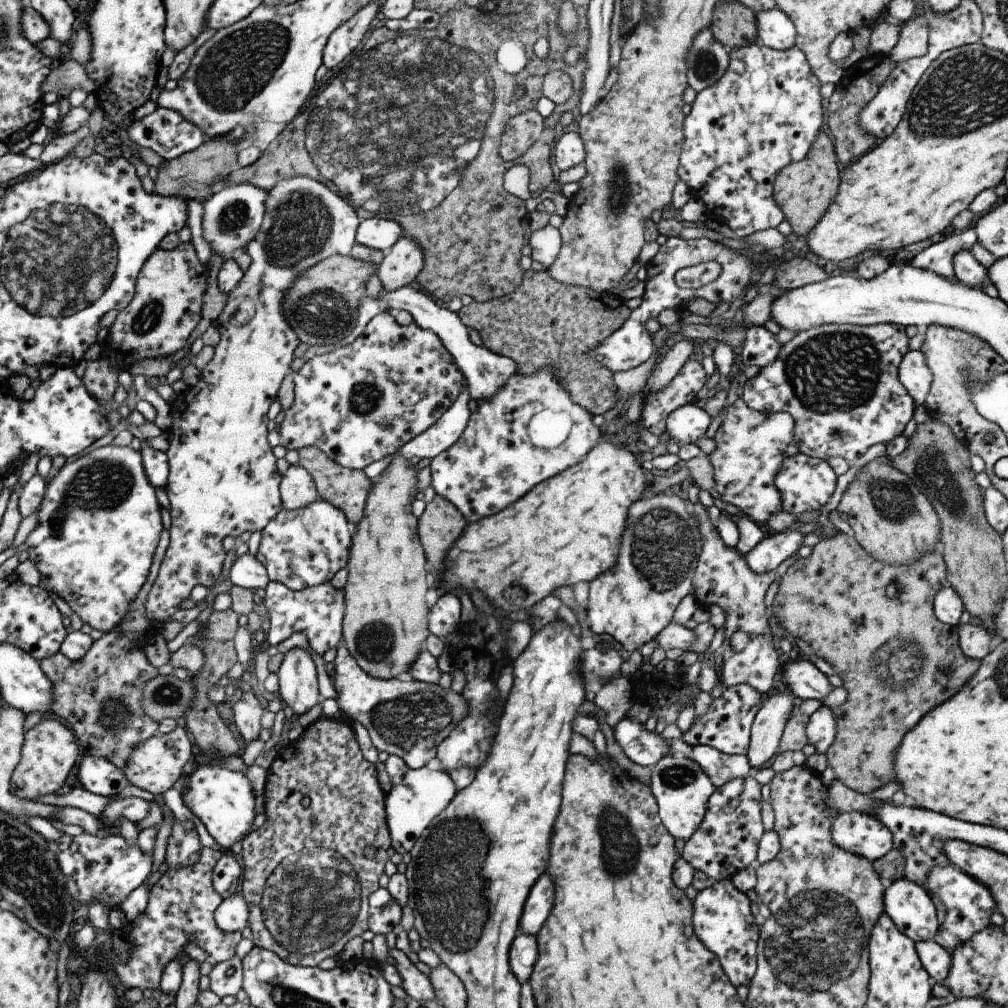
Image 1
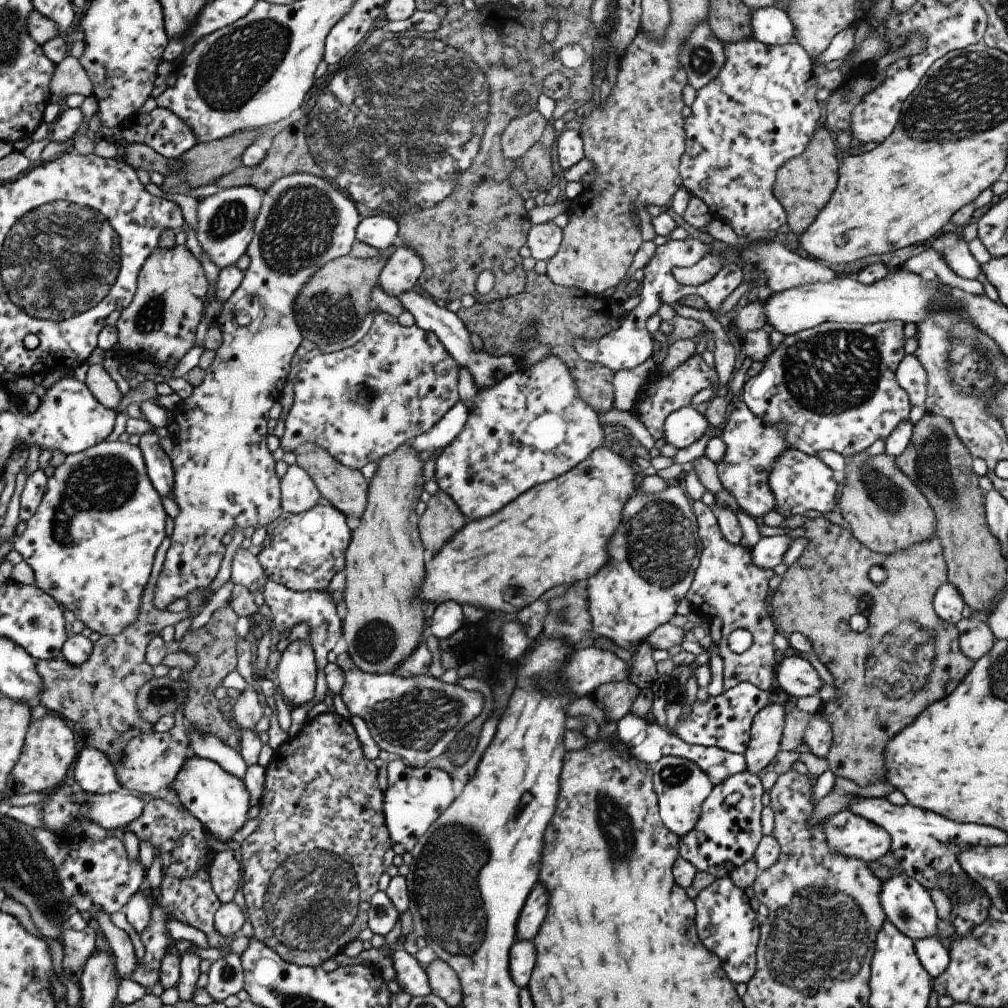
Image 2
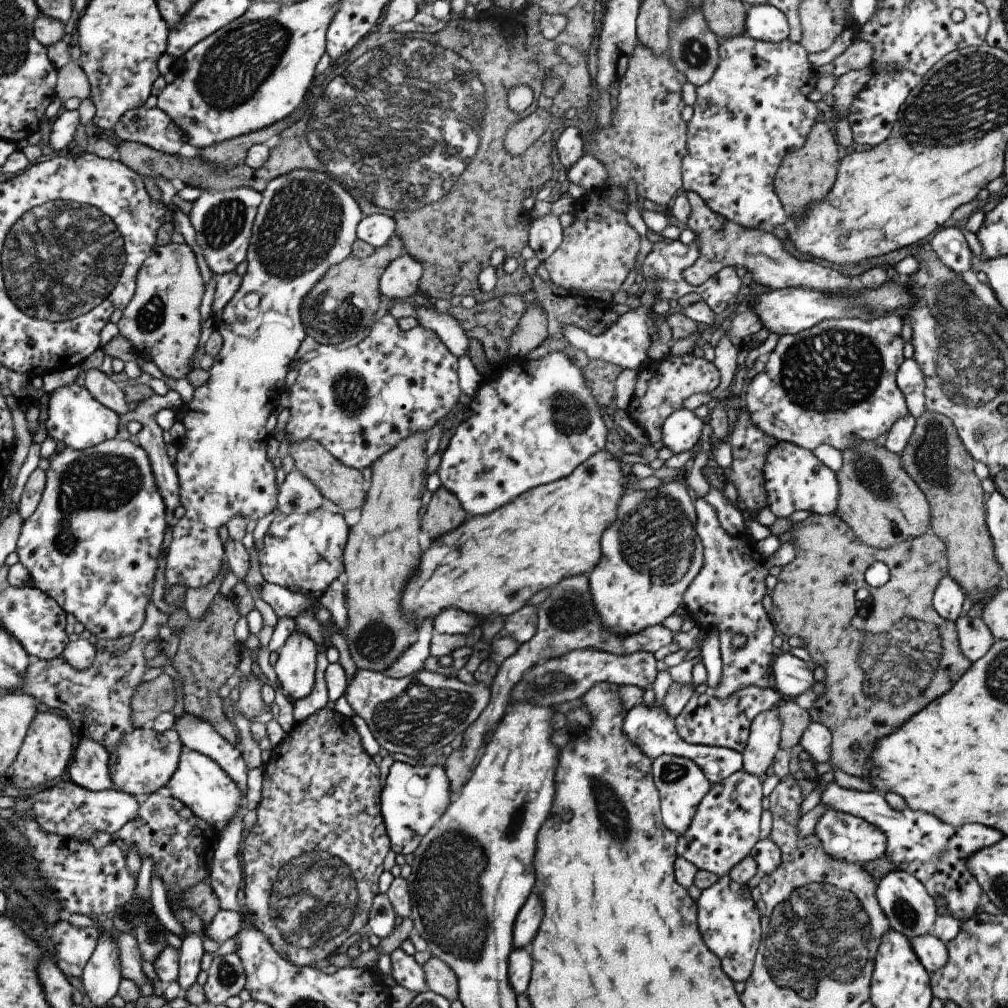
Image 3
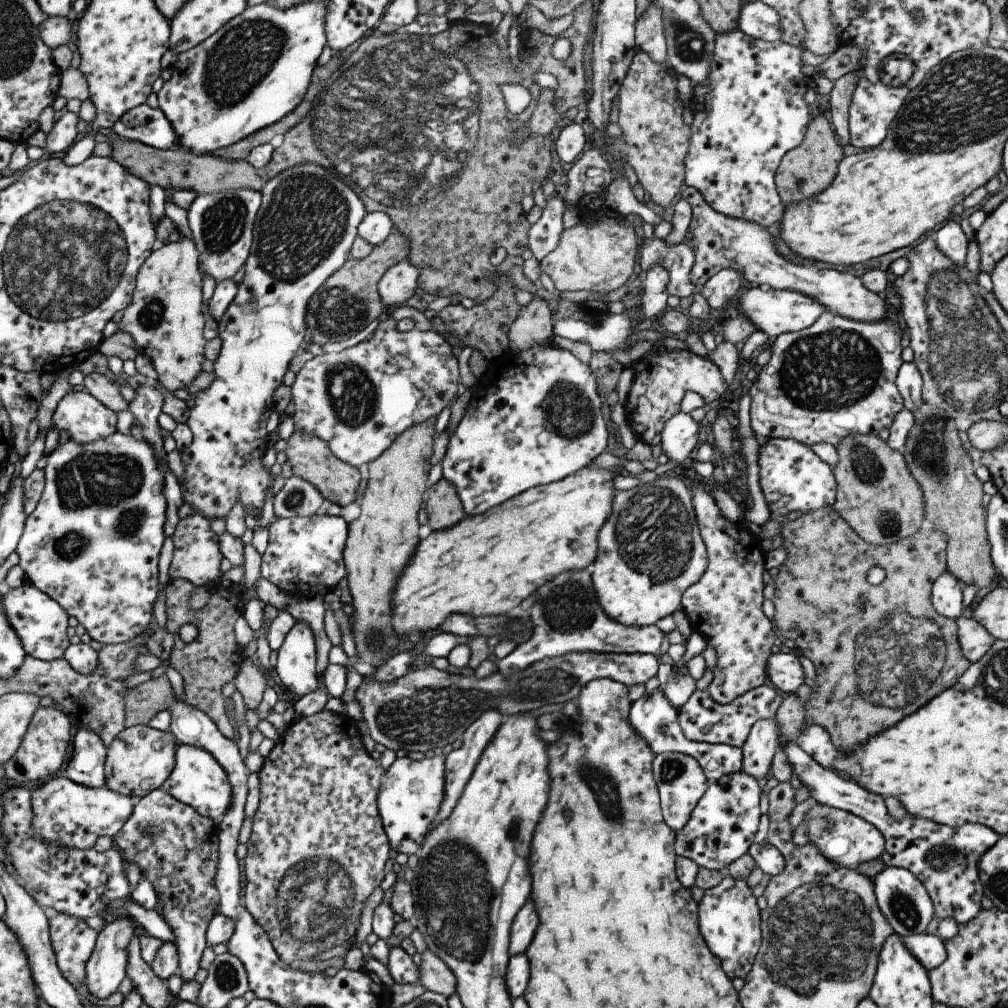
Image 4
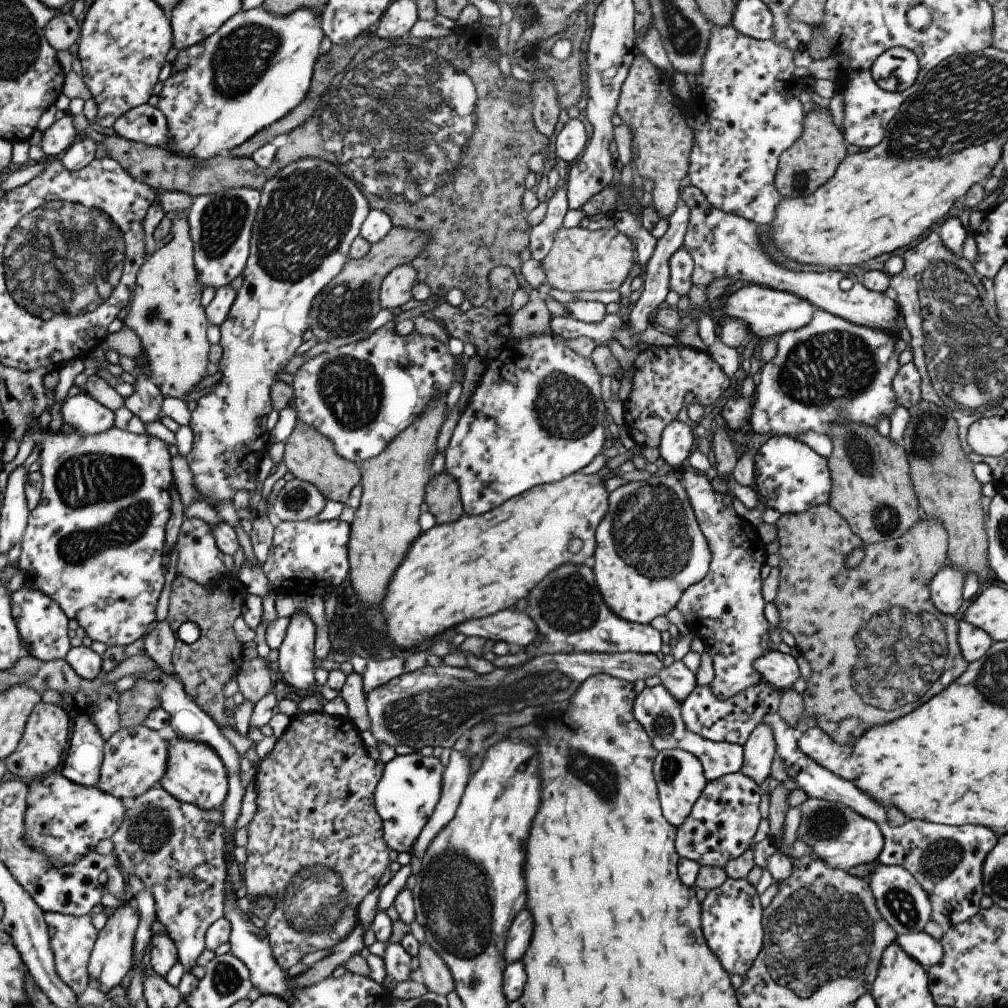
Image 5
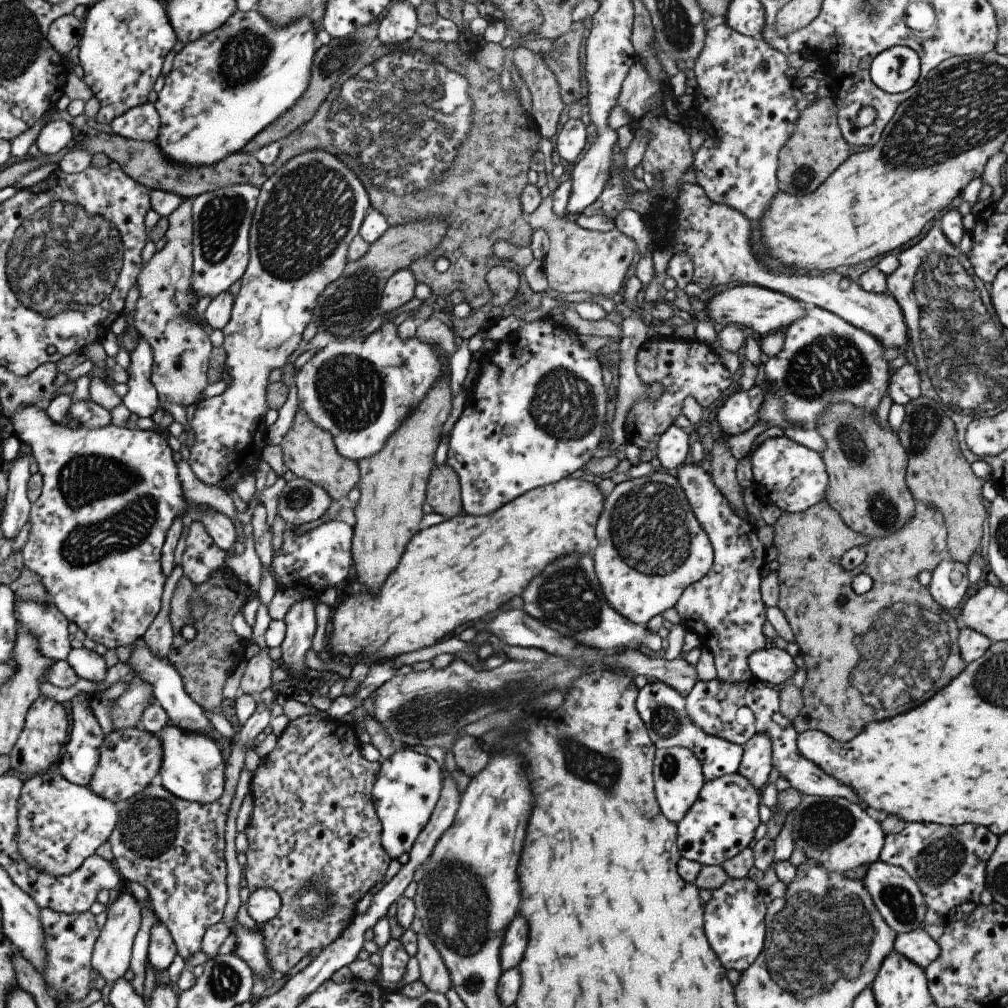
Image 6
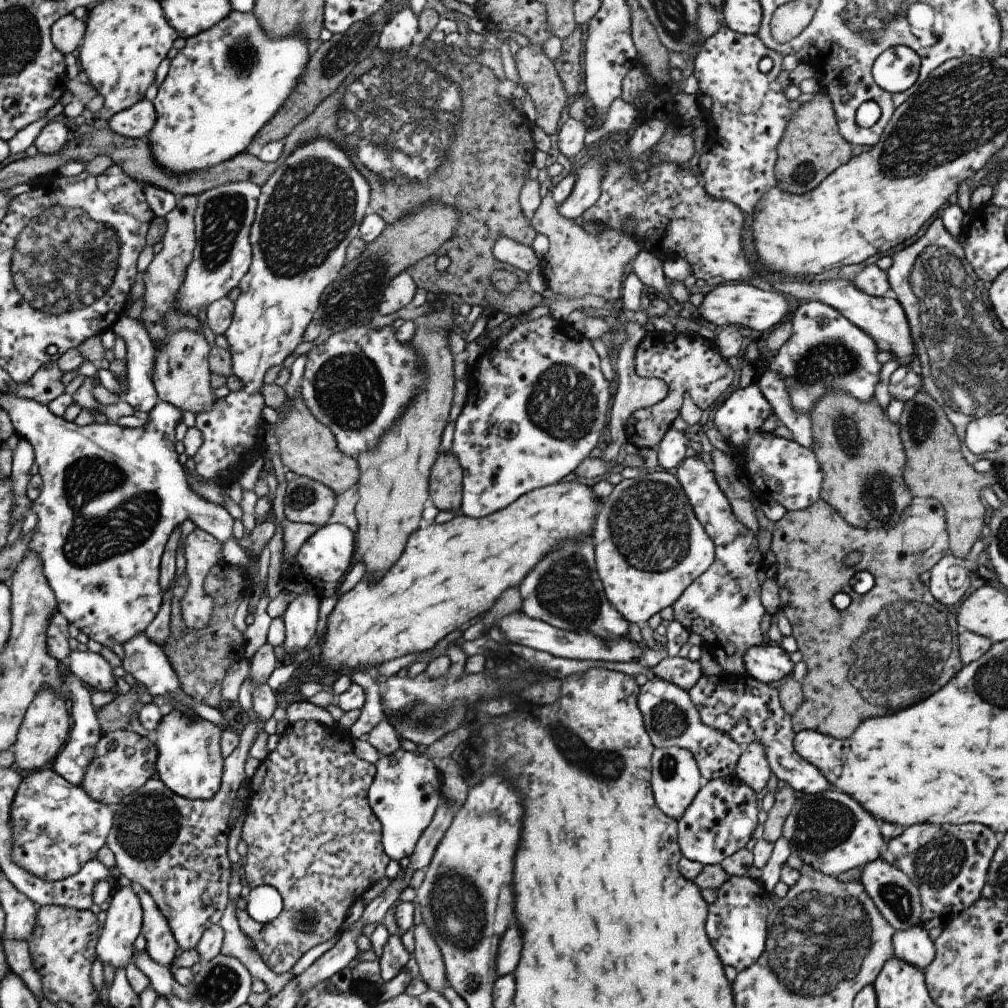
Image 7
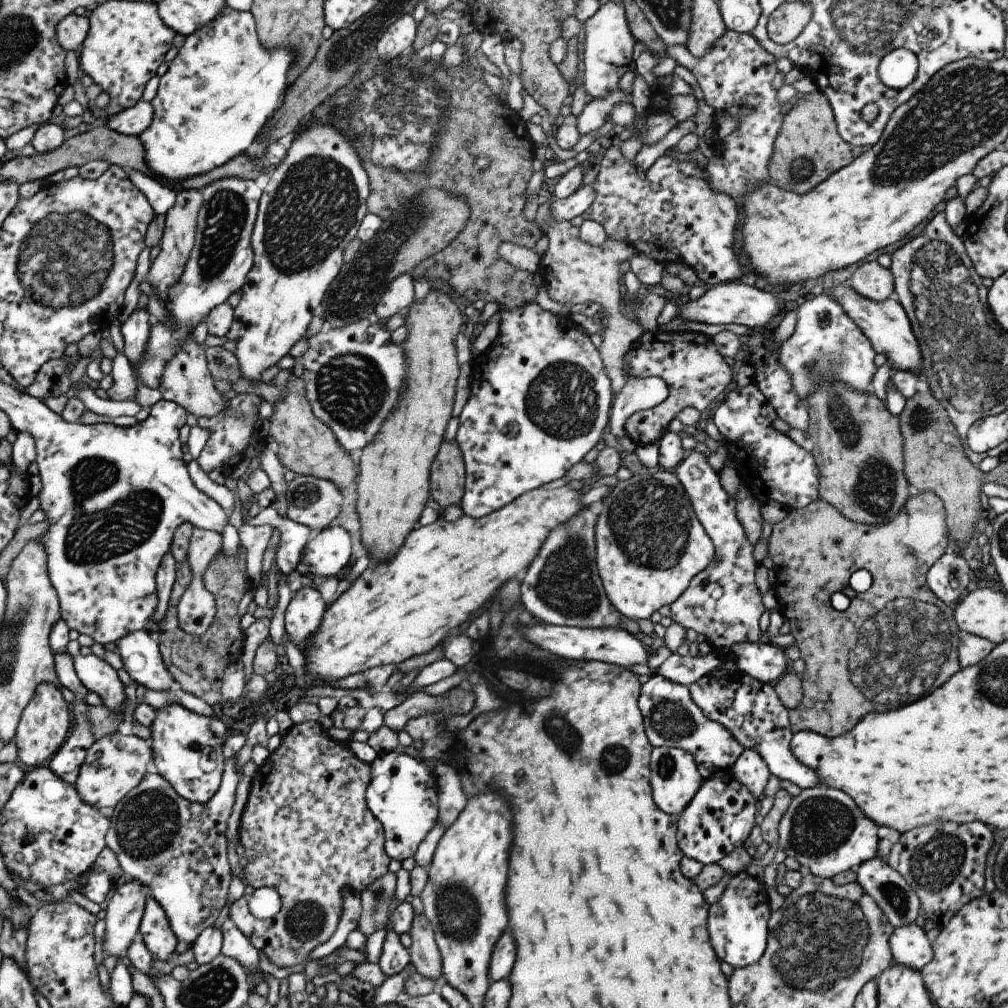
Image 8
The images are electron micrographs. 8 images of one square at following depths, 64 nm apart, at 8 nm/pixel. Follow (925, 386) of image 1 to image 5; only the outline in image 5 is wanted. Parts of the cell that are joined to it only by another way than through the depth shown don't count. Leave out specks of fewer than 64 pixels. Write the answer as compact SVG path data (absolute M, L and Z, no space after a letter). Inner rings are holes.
M912 361L900 366L894 380L892 380L892 388L896 392L899 406L910 410L914 404L918 404L922 400L920 382L921 377L918 368Z

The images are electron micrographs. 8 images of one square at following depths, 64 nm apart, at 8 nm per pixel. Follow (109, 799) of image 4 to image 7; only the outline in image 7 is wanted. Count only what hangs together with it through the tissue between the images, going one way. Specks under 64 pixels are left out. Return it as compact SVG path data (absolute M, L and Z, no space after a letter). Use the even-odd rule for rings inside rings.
M51 766L22 779L11 804L11 860L32 876L61 881L74 876L106 845L114 811L92 800L80 785L70 784Z

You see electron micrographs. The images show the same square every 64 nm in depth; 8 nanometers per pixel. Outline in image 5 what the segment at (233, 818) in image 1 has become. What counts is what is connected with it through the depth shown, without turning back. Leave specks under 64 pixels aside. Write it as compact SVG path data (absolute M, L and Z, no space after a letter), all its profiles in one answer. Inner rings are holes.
M172 738L168 741L168 772L160 780L159 786L176 800L196 804L204 812L223 808L229 792L228 772L220 756L202 742L192 742Z

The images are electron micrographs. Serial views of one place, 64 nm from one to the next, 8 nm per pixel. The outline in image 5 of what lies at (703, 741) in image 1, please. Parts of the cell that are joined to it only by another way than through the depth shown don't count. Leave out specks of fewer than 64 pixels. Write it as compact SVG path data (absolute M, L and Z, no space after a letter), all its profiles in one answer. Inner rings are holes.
M765 681L738 692L730 700L718 700L709 686L696 686L681 707L684 726L712 742L728 742L743 747L746 738L758 724L768 724L774 732L776 753L784 762L784 768L796 786L808 797L824 800L832 805L843 805L850 810L876 822L882 832L885 844L877 859L884 865L900 865L918 880L918 884L928 894L932 906L931 920L937 922L945 932L954 924L972 920L980 912L980 902L984 896L982 884L982 864L986 856L996 846L999 837L984 826L940 825L919 819L908 819L901 826L890 826L887 809L859 790L850 780L836 776L817 764L810 756L800 751L797 740L799 731L790 728L779 714L782 692Z

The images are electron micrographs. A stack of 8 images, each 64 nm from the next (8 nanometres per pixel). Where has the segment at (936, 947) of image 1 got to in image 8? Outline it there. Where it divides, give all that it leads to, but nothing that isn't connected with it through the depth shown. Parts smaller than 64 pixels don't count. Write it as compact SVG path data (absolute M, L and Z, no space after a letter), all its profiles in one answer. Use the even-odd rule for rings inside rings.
M916 923L896 927L889 938L893 963L919 971L933 957L926 931Z

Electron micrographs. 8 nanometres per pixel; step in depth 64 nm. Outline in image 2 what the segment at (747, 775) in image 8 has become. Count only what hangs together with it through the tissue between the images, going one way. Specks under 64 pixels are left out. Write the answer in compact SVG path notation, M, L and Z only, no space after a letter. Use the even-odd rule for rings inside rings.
M781 695L759 710L751 721L751 736L743 753L747 770L755 775L764 771L779 752L785 725L786 700Z

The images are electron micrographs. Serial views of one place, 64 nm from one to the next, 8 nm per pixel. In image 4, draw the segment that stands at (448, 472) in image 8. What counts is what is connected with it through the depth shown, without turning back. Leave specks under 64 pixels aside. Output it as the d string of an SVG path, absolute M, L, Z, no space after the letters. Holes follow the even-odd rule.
M444 477L430 485L426 509L432 530L444 530L458 524L465 516L462 501L454 484L449 483Z

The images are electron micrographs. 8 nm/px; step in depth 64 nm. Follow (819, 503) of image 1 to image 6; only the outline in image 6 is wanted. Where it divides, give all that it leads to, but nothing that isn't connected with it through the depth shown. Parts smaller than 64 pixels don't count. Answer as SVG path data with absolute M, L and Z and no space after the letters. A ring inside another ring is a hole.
M774 437L752 448L753 483L755 492L766 496L768 504L775 504L778 512L799 513L824 500L828 490L828 473L822 456L815 450L798 444L794 439Z

